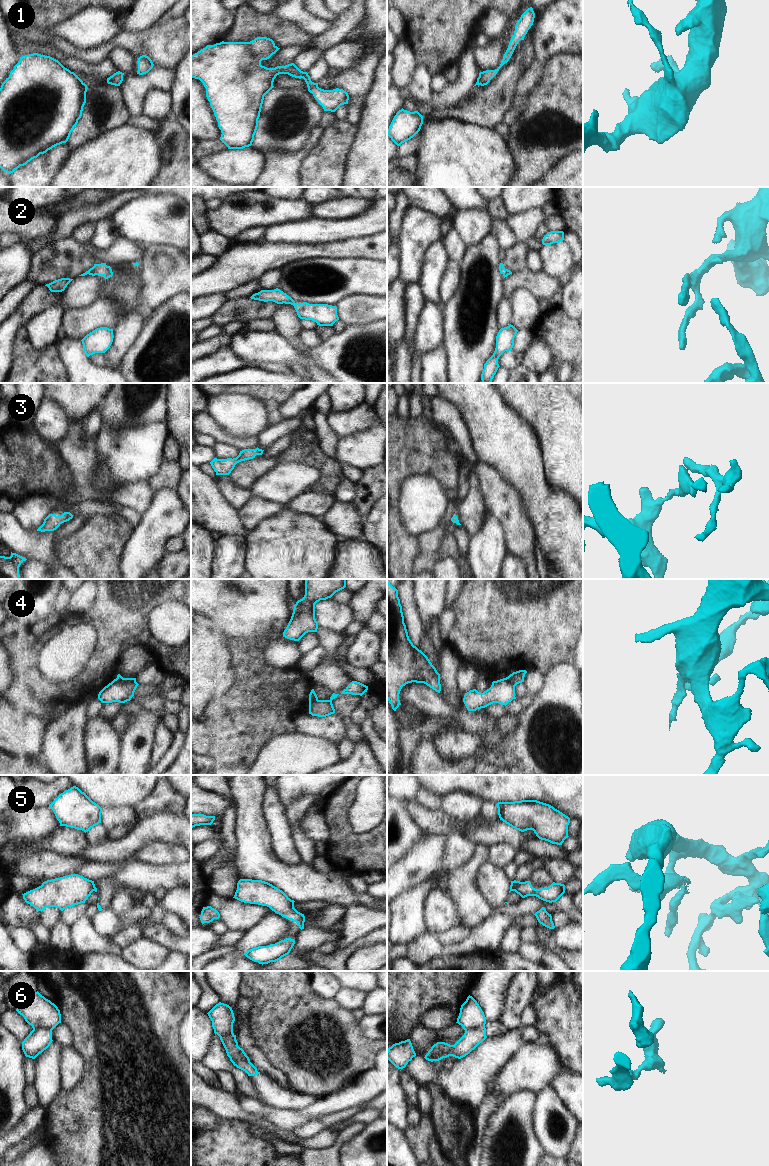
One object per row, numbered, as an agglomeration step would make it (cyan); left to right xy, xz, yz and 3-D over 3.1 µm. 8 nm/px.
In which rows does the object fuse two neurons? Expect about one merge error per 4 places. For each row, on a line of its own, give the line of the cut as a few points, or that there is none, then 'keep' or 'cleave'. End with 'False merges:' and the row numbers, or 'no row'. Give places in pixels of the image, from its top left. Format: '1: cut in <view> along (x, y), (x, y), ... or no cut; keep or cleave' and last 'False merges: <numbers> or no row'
1: no cut; keep
2: no cut; keep
3: no cut; keep
4: cut in xy along (116, 678), (123, 682), (135, 681); cleave
5: cut in xy along (93, 884), (94, 890); cleave
6: cut in yz along (484, 1025), (465, 1030); cleave
False merges: 4, 5, 6

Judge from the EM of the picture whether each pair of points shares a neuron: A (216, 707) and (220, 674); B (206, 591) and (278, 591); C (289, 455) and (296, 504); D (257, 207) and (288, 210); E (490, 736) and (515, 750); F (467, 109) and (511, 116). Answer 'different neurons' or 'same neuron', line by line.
A: different neurons
B: same neuron
C: different neurons
D: same neuron
E: different neurons
F: different neurons

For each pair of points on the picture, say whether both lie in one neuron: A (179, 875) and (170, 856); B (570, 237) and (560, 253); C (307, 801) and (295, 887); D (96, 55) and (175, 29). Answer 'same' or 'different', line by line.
A: different
B: different
C: different
D: same

